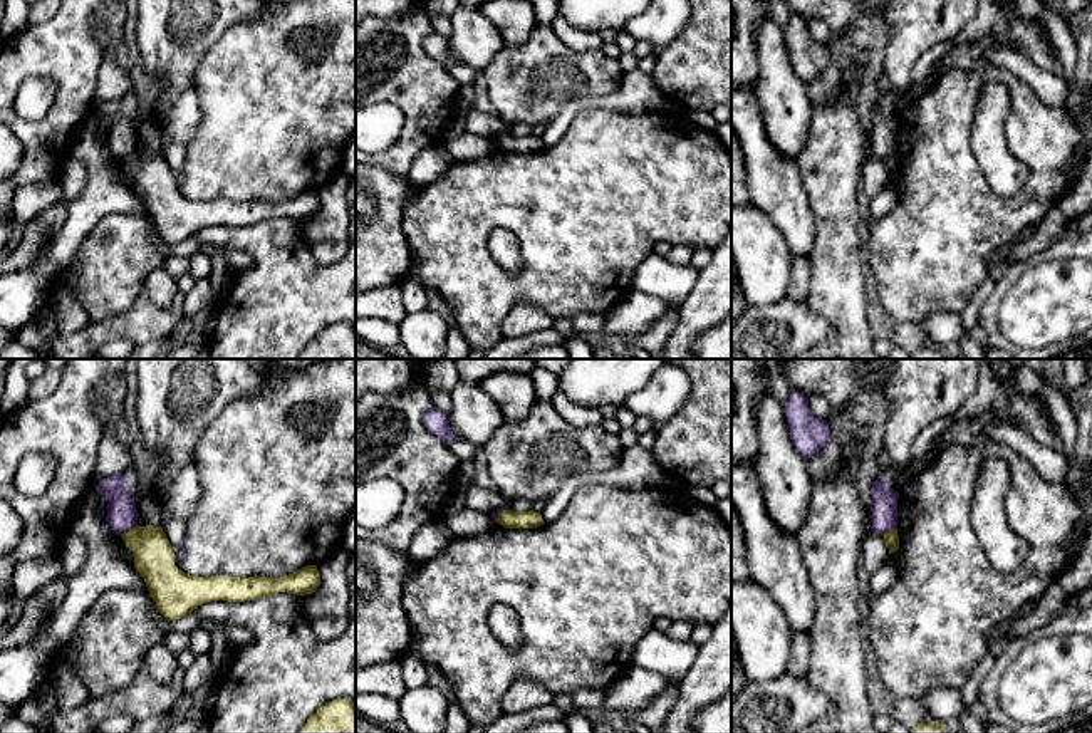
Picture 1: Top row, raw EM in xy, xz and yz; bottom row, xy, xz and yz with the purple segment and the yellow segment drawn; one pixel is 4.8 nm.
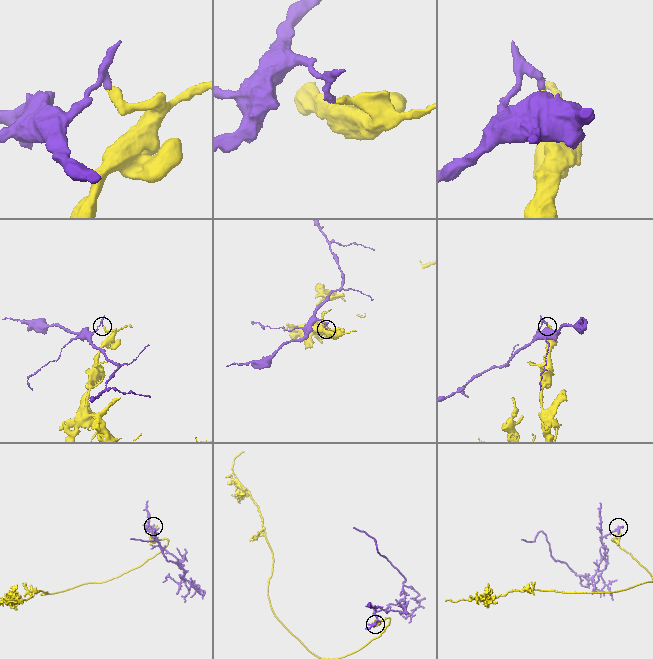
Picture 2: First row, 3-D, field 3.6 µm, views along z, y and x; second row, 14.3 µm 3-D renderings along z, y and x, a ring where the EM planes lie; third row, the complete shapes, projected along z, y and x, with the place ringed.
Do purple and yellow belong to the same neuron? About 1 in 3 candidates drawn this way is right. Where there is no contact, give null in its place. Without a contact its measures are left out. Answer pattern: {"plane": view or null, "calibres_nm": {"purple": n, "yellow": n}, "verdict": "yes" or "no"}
{"plane": "xy", "calibres_nm": {"purple": 140, "yellow": 190}, "verdict": "no"}

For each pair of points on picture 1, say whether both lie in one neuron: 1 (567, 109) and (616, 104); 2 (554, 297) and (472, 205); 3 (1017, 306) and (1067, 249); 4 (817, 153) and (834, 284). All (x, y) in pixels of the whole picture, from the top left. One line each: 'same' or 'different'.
1: same
2: same
3: different
4: same

